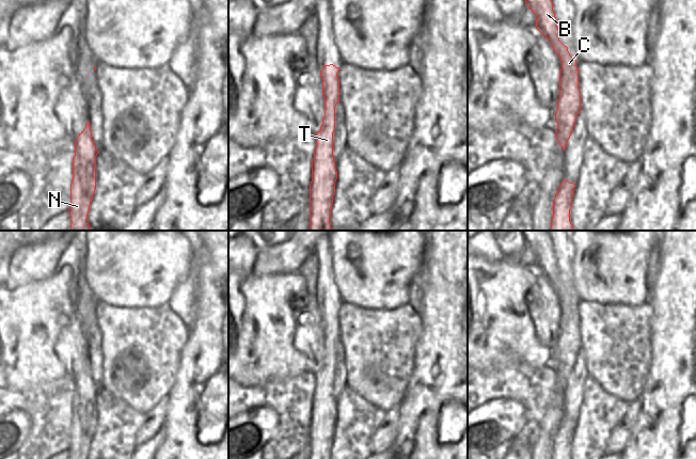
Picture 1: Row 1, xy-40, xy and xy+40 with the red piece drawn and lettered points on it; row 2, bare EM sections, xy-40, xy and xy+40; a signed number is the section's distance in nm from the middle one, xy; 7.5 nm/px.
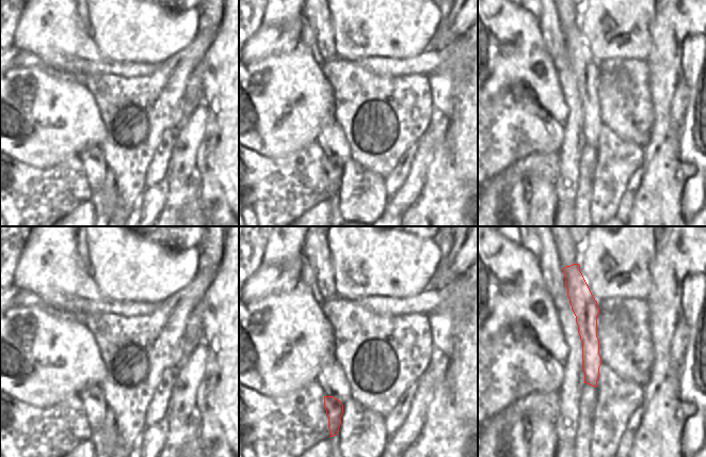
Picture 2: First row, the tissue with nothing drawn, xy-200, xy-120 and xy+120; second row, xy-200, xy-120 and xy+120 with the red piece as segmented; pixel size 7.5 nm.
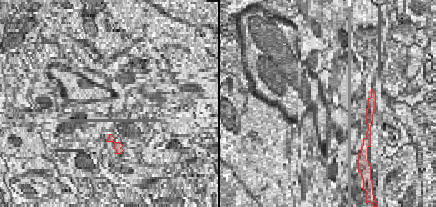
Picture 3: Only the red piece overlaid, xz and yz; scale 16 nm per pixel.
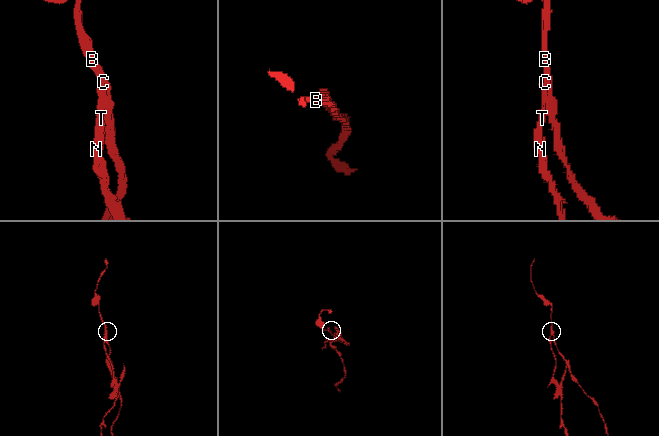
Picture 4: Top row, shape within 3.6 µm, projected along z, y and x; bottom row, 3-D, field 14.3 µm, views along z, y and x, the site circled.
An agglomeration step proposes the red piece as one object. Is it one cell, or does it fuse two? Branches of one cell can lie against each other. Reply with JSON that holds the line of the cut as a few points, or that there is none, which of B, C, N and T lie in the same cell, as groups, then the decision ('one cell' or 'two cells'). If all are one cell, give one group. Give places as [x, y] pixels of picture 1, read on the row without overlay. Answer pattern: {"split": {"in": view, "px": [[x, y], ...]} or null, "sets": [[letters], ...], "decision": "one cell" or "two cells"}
{"split": {"in": "xy", "px": [[334, 365], [327, 364], [320, 369]]}, "sets": [["B", "C"], ["N", "T"]], "decision": "two cells"}

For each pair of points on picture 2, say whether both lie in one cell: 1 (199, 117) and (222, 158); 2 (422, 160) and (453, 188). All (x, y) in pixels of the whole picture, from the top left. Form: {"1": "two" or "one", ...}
{"1": "two", "2": "two"}

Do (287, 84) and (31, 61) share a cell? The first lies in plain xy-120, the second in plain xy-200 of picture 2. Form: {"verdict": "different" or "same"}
{"verdict": "different"}

